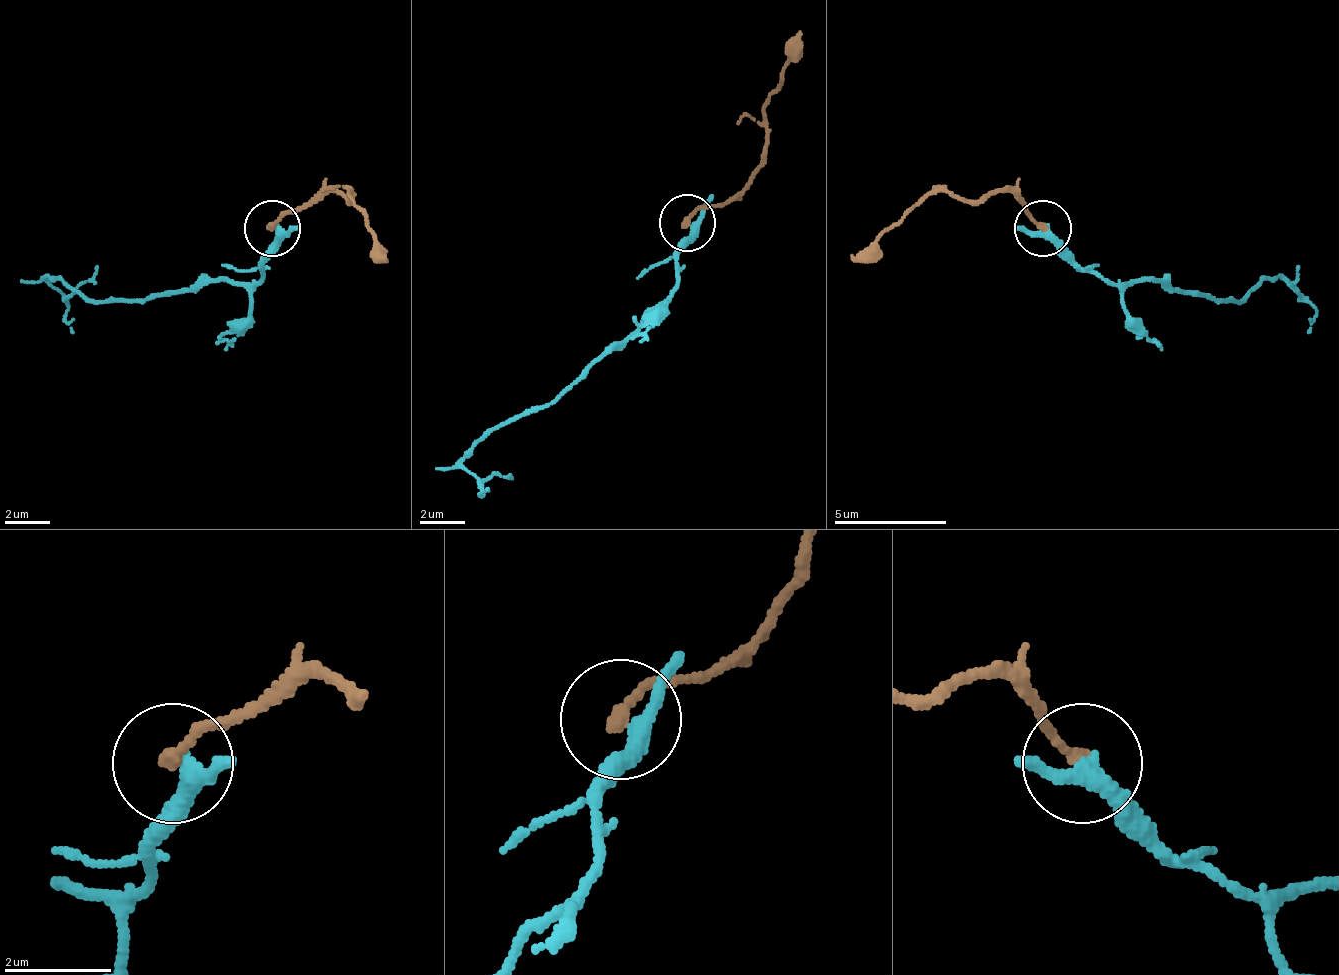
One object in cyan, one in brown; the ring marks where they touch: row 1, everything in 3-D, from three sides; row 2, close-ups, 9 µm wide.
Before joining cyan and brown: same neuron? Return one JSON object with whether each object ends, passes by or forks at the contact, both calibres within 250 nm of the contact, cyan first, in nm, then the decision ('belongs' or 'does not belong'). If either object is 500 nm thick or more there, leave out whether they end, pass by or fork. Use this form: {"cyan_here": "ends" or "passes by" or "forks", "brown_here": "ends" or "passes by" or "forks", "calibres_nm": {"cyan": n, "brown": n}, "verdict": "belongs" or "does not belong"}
{"cyan_here": "passes by", "brown_here": "ends", "calibres_nm": {"cyan": 320, "brown": 240}, "verdict": "does not belong"}

